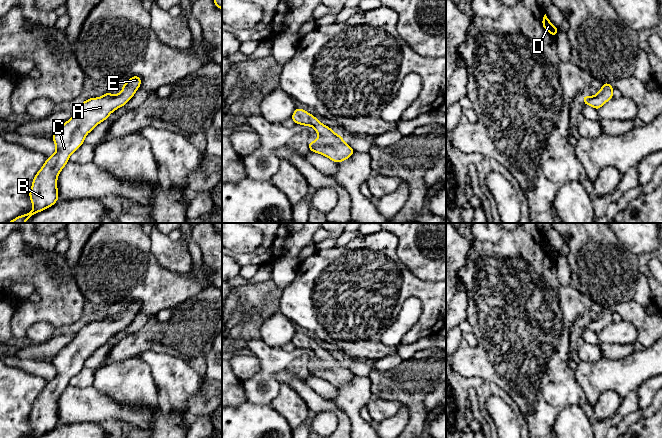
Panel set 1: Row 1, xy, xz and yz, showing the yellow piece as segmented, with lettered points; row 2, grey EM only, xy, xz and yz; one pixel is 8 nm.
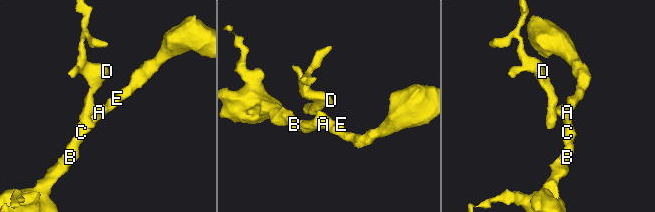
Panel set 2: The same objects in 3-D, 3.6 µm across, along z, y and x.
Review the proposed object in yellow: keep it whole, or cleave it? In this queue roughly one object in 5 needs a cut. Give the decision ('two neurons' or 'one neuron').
one neuron

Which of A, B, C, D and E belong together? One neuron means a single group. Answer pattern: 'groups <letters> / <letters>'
groups A B C D E

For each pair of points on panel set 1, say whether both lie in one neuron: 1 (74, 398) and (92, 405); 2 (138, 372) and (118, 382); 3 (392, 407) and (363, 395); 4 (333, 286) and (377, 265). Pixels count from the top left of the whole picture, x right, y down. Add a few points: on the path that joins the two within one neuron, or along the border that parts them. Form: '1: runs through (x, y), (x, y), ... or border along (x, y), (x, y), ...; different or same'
1: runs through (78, 402), (81, 405), (88, 405); same
2: runs through (133, 377), (129, 381), (123, 381); same
3: border along (372, 395), (365, 405); different
4: runs through (344, 286), (356, 286), (366, 276); same

